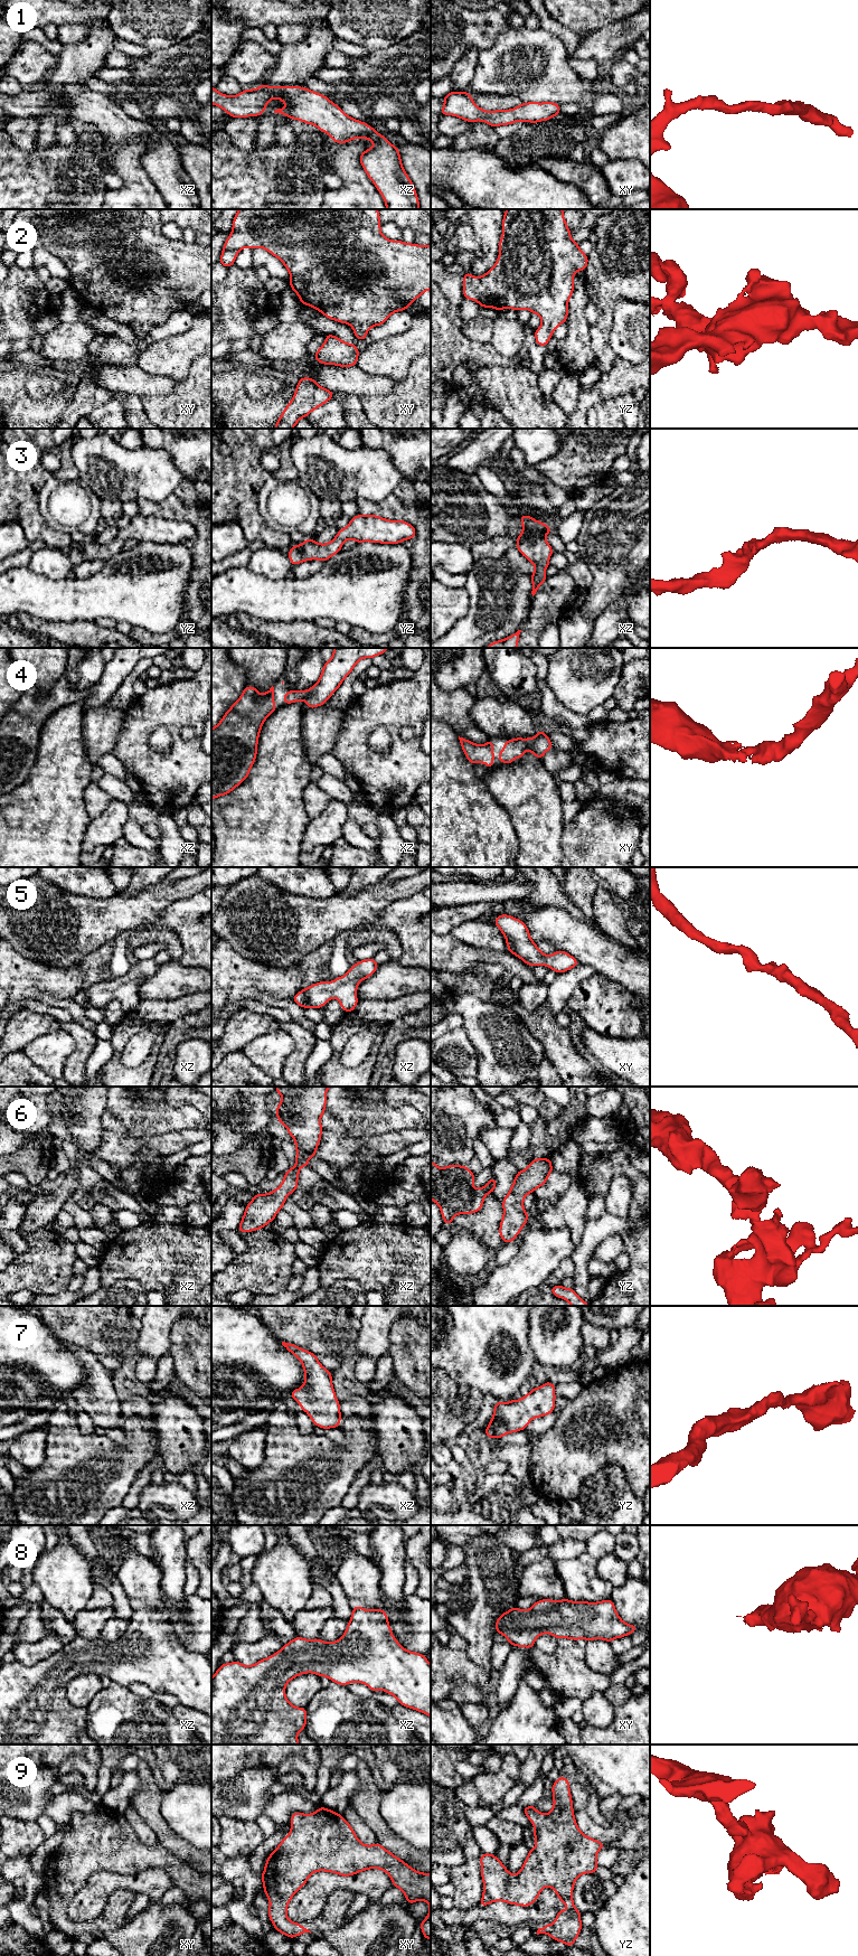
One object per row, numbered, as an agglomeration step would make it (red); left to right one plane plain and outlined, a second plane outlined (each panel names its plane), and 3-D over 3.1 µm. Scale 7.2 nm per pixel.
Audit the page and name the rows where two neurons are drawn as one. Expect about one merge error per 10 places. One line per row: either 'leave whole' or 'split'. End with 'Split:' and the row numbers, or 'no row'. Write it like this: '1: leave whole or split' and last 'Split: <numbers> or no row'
1: leave whole
2: leave whole
3: leave whole
4: leave whole
5: leave whole
6: leave whole
7: leave whole
8: leave whole
9: leave whole
Split: no row

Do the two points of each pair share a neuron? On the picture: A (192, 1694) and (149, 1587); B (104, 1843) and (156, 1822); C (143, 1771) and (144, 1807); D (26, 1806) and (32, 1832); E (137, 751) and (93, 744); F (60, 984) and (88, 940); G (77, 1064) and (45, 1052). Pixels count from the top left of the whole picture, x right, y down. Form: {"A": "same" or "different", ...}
{"A": "same", "B": "different", "C": "same", "D": "different", "E": "different", "F": "different", "G": "different"}

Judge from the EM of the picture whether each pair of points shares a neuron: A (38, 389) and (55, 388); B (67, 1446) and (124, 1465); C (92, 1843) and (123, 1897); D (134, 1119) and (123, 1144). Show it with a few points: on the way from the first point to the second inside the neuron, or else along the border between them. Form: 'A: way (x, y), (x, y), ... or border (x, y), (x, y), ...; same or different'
A: way (43, 388), (50, 388); same
B: way (82, 1460), (86, 1465), (110, 1465); same
C: way (64, 1877), (63, 1917), (72, 1926), (92, 1926); same
D: border (124, 1131), (133, 1136), (153, 1136); different

